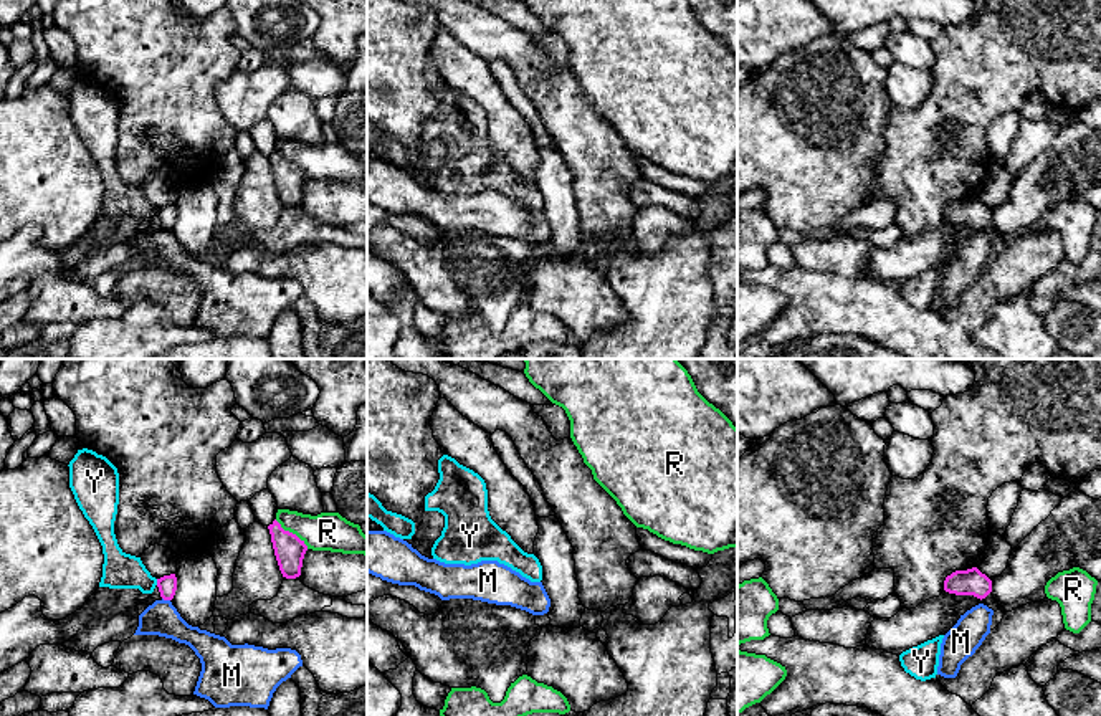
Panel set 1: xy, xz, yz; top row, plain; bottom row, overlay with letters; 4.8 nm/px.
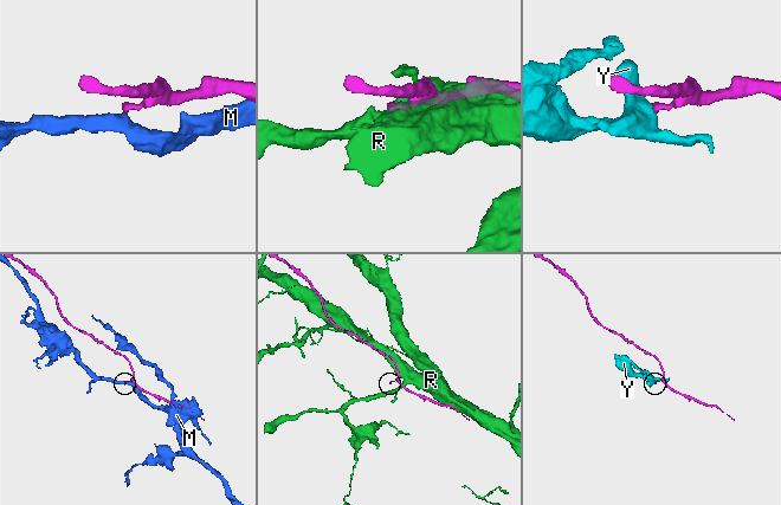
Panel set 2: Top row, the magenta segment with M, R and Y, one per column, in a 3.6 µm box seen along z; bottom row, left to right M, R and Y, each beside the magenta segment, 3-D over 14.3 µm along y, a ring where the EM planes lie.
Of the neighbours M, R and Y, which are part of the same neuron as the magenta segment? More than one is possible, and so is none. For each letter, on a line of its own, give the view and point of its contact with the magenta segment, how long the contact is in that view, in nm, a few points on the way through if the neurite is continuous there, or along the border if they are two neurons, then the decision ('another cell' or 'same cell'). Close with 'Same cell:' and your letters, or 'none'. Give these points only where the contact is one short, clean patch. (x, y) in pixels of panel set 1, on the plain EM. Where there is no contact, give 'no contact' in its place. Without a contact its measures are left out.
M: meets magenta in xy at (166, 229); contact 40 nm long; border along xy (162, 227), (169, 230); another cell
R: meets magenta in xy at (291, 162); contact 220 nm long; border along xy (275, 149), (308, 177); another cell
Y: meets magenta in xy at (157, 212); contact 30 nm long; border along xy (156, 209), (157, 214); another cell
Same cell: none

